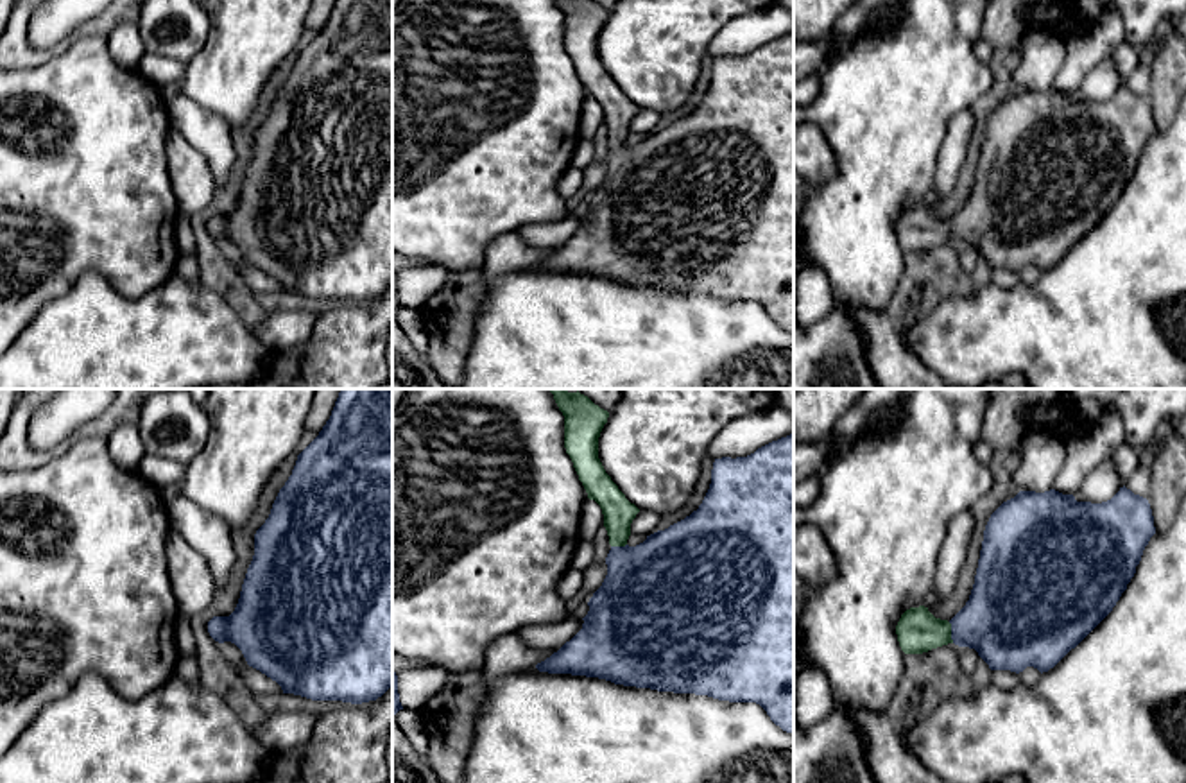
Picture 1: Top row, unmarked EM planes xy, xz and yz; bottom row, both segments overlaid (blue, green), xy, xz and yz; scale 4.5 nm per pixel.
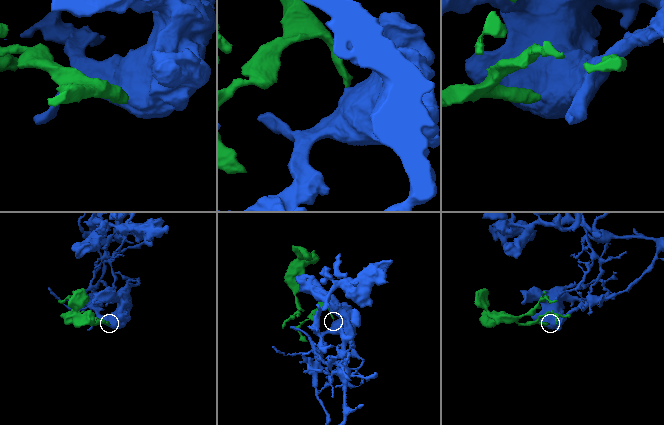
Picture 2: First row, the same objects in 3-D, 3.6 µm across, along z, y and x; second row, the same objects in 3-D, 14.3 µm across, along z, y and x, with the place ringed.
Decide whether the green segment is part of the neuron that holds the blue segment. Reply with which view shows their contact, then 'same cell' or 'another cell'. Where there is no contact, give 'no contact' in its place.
meets blue in yz; same cell

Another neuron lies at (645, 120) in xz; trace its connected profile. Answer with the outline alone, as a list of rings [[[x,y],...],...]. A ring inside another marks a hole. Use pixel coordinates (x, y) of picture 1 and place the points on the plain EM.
[[[640,109],[631,122],[631,133],[650,134],[657,131],[661,113],[650,109]]]

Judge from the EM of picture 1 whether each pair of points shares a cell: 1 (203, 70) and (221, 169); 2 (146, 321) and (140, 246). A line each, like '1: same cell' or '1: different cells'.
1: different cells
2: different cells

